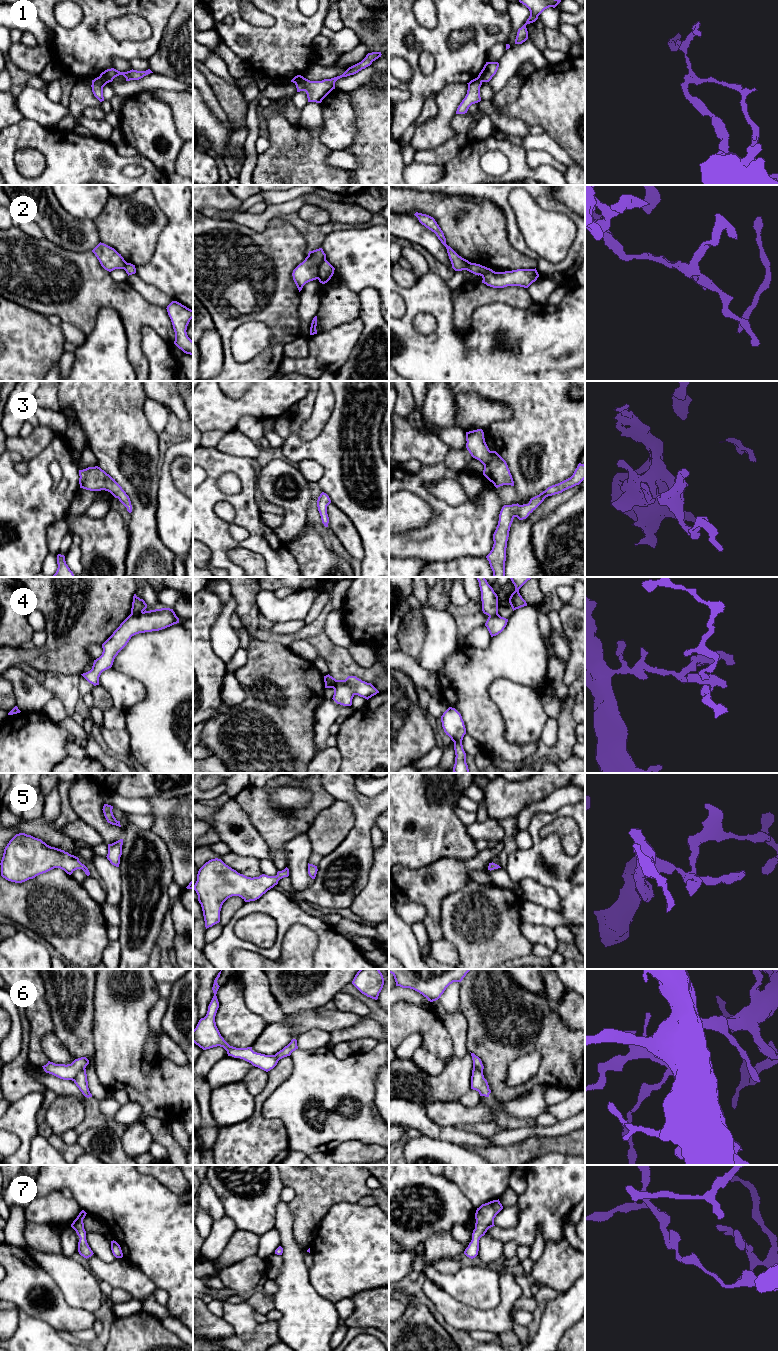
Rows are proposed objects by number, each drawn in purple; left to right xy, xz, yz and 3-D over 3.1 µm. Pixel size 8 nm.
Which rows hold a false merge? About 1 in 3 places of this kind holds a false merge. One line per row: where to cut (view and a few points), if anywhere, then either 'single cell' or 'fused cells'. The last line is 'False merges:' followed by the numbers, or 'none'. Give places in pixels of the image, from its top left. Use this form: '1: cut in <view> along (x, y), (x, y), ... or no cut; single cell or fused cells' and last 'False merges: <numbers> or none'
1: cut in xy along (99, 76), (107, 82); fused cells
2: cut in xz along (325, 259), (319, 266), (317, 278); fused cells
3: no cut; single cell
4: cut in xy along (142, 611), (137, 614), (131, 614); fused cells
5: no cut; single cell
6: no cut; single cell
7: no cut; single cell
False merges: 1, 2, 4

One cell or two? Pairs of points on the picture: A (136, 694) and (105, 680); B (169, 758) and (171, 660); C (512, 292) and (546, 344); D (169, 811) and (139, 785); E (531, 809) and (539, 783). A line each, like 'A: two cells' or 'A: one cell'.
A: one cell
B: one cell
C: two cells
D: two cells
E: two cells

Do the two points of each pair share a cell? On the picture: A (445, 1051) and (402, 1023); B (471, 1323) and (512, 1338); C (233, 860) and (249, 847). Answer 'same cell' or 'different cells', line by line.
A: same cell
B: different cells
C: different cells

